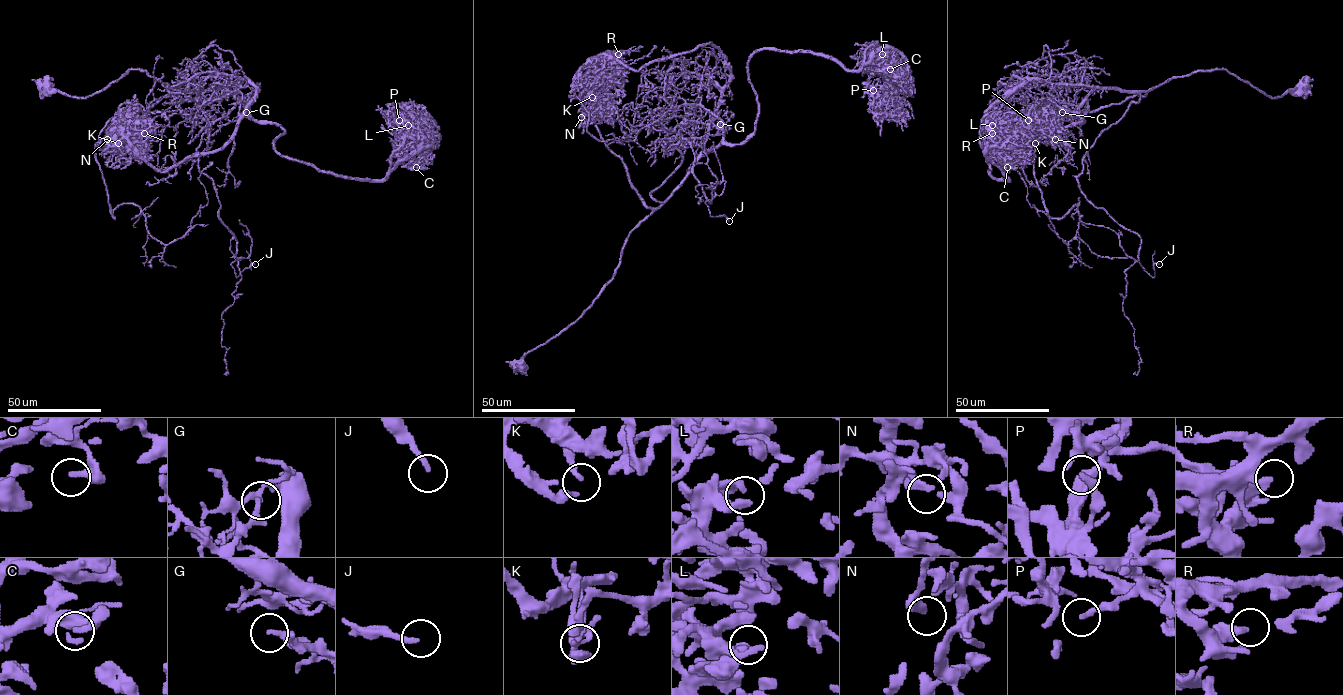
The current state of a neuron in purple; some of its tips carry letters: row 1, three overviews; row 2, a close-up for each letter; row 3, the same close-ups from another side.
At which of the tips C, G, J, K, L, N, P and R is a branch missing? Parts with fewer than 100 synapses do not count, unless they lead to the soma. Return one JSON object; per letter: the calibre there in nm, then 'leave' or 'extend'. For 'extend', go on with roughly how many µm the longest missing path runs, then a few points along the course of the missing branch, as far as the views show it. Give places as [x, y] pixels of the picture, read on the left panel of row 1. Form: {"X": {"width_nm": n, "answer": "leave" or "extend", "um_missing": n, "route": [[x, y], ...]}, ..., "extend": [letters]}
{"C": {"width_nm": 320, "answer": "leave"}, "G": {"width_nm": 200, "answer": "leave"}, "J": {"width_nm": 180, "answer": "leave"}, "K": {"width_nm": 200, "answer": "extend", "um_missing": 25, "route": [[118, 143], [110, 145], [110, 153], [102, 164]]}, "L": {"width_nm": 300, "answer": "leave"}, "N": {"width_nm": 280, "answer": "leave"}, "P": {"width_nm": 220, "answer": "leave"}, "R": {"width_nm": 280, "answer": "leave"}, "extend": ["K"]}

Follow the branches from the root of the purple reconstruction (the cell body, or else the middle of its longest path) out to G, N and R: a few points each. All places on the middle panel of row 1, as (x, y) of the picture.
G: (519, 366), (529, 352), (565, 330), (592, 303), (612, 278), (628, 234), (721, 142), (720, 124)
N: (519, 366), (592, 303), (628, 234), (652, 211), (601, 137), (593, 115), (602, 106), (581, 117)
R: (519, 366), (592, 303), (628, 234), (652, 211), (593, 115), (602, 106), (592, 71), (618, 54)

